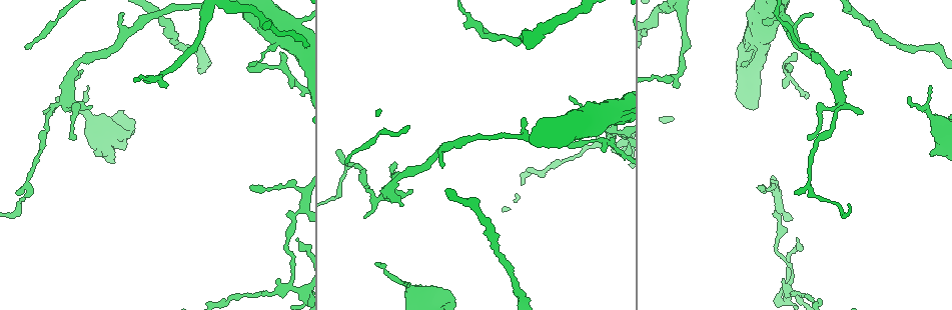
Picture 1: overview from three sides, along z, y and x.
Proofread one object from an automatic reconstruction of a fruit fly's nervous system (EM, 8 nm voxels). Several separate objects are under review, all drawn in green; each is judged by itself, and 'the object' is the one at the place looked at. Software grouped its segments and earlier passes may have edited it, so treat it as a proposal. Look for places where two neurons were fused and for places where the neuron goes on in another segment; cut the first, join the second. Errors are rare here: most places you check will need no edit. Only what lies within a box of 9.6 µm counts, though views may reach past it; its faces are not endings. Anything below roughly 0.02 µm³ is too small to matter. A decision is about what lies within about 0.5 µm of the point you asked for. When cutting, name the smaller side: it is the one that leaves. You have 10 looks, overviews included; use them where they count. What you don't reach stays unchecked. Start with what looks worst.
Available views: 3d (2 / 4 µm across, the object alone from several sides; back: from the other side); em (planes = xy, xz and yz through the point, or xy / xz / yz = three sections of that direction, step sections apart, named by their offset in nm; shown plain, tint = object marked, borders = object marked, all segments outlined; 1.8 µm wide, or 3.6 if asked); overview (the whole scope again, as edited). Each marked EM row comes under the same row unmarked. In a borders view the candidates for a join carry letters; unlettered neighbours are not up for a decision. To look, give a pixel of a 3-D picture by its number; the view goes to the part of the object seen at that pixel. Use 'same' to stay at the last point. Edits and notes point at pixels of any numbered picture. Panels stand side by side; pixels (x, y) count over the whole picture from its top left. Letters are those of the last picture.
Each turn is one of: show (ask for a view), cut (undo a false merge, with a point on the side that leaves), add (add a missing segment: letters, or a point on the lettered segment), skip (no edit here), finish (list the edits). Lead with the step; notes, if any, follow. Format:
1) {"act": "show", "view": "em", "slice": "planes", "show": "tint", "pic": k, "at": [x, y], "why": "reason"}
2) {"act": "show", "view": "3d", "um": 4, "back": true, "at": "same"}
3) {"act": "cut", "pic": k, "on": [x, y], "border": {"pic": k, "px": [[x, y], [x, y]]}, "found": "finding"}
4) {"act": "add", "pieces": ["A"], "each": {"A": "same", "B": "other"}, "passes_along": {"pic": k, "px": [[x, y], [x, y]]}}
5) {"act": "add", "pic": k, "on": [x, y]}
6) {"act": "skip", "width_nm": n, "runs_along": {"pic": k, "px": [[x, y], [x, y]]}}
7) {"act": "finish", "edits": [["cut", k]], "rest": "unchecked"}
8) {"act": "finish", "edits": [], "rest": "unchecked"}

{"act": "show", "view": "3d", "um": 2, "pic": 1, "at": [617, 142], "why": "calibre changes"}

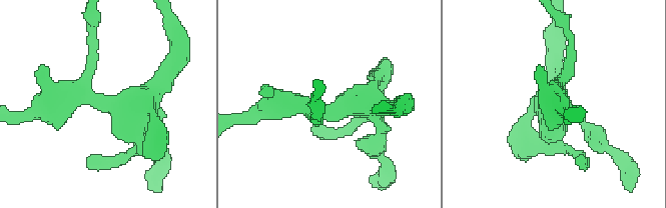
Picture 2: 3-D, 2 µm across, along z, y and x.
{"act": "show", "view": "em", "slice": "planes", "show": "borders", "pic": 2, "at": [329, 112]}

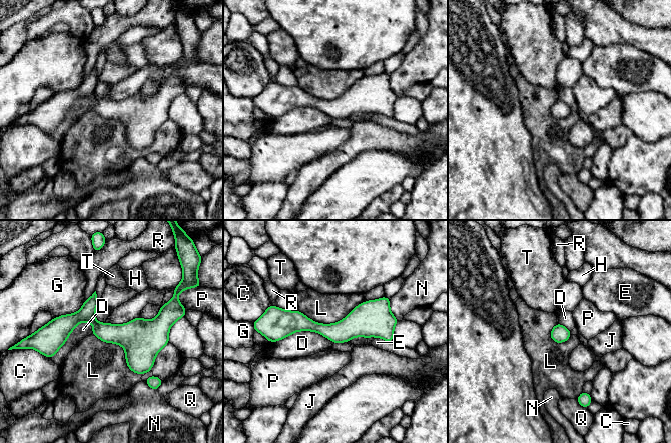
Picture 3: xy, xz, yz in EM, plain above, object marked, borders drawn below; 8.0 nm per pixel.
{"act": "skip", "width_nm": 140, "each": {"C": "other", "D": "other", "E": "other", "G": "other", "H": "other", "J": "other", "L": "other", "N": "other", "P": "other", "Q": "other", "R": "other", "T": "other"}, "border": {"pic": 3, "px": [[268, 341], [315, 331], [333, 343]]}, "found": "continuous, no second neuron"}

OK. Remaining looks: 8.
{"act": "show", "view": "3d", "um": 2, "pic": 1, "at": [252, 186], "why": "tapers out"}

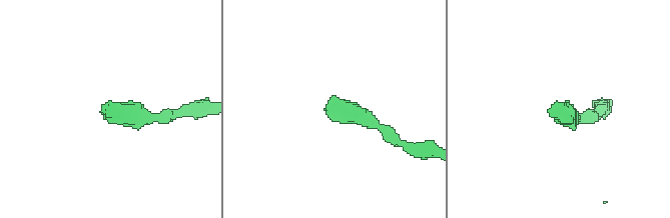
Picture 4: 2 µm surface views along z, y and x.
{"act": "show", "view": "em", "slice": "planes", "show": "borders", "pic": 4, "at": [558, 102], "why": "need the tissue"}

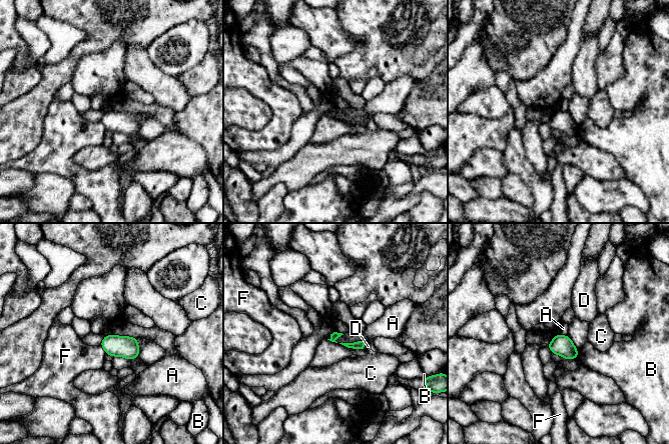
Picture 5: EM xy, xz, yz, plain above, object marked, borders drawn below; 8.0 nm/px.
{"act": "skip", "each": {"A": "other", "B": "other", "C": "other", "D": "other", "F": "other"}, "border": {"pic": 5, "px": [[105, 335], [127, 335], [135, 338]]}, "found": "none of them fits"}

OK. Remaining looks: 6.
{"act": "show", "view": "3d", "um": 4, "pic": 1, "at": [399, 203], "why": "branch stops here"}

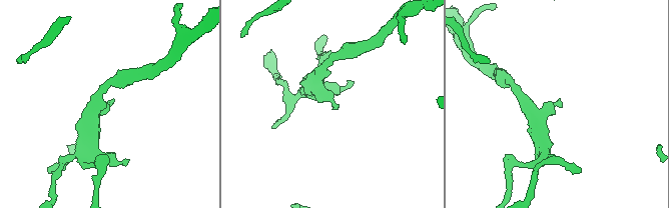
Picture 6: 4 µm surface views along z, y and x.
{"act": "show", "view": "em", "slice": "planes", "show": "borders", "pic": 6, "at": [559, 107]}

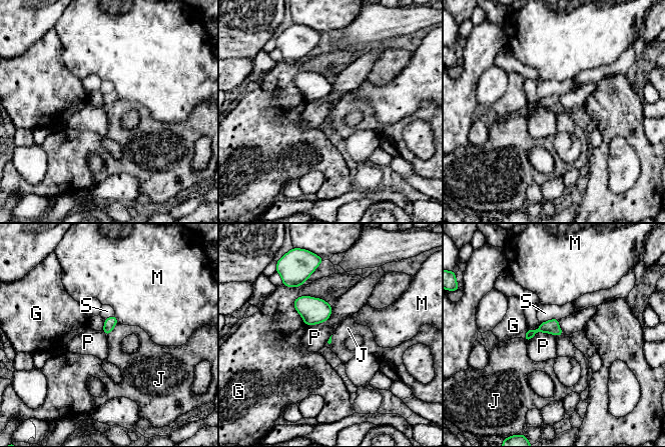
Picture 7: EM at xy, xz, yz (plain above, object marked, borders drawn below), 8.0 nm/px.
{"act": "skip", "longest_contact_nm": ["G", 320], "each": {"G": "other", "J": "other", "M": "other", "P": "other", "S": "other"}, "border": {"pic": 7, "px": [[333, 306], [324, 321], [306, 326]]}, "found": "no lettered segment goes on from it"}

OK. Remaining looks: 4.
{"act": "show", "view": "em", "slice": "planes", "show": "tint", "pic": 1, "at": [409, 285], "why": "free end"}

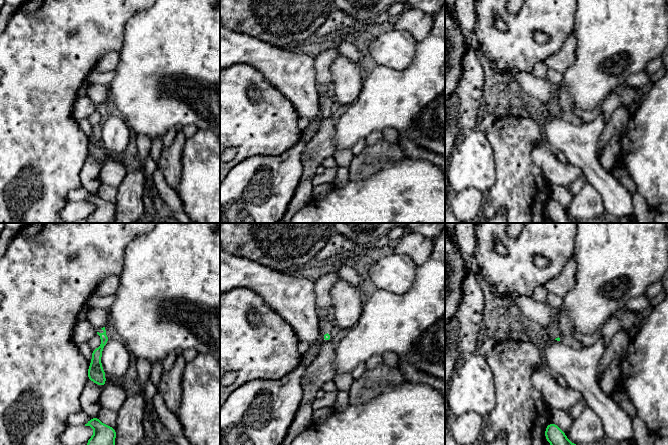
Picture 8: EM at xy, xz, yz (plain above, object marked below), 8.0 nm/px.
{"act": "show", "view": "em", "slice": "planes", "show": "borders", "at": "same", "why": "what lies round it"}

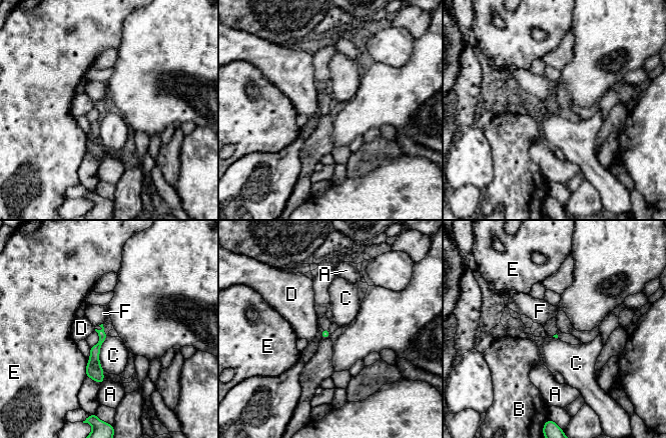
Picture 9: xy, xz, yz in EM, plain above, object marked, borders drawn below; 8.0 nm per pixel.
{"act": "skip", "each": {"A": "other", "B": "other", "C": "other", "D": "other", "E": "other", "F": "other"}, "found": "none of them fits"}

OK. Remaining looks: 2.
{"act": "finish", "edits": [], "rest": "unchecked"}

